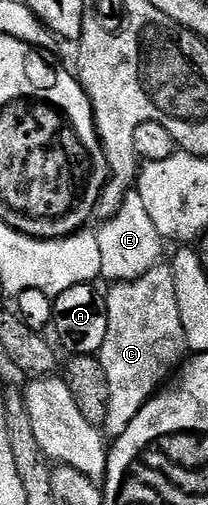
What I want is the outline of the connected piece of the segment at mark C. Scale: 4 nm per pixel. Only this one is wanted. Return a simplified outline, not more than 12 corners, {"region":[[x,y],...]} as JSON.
{"region":[[169,263],[104,296],[104,432],[116,438],[188,349]]}

